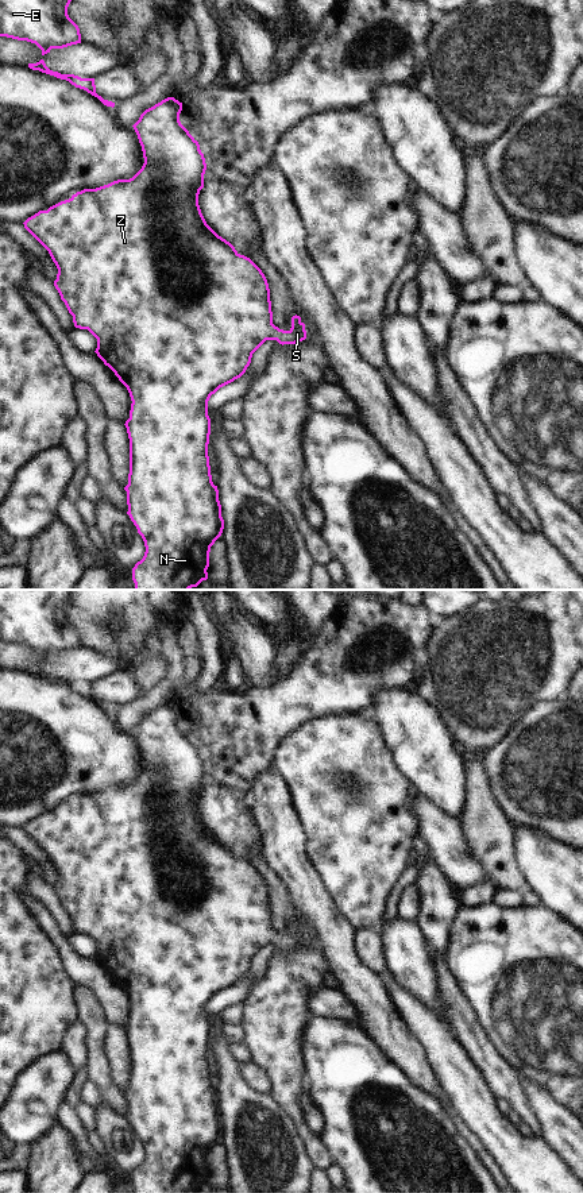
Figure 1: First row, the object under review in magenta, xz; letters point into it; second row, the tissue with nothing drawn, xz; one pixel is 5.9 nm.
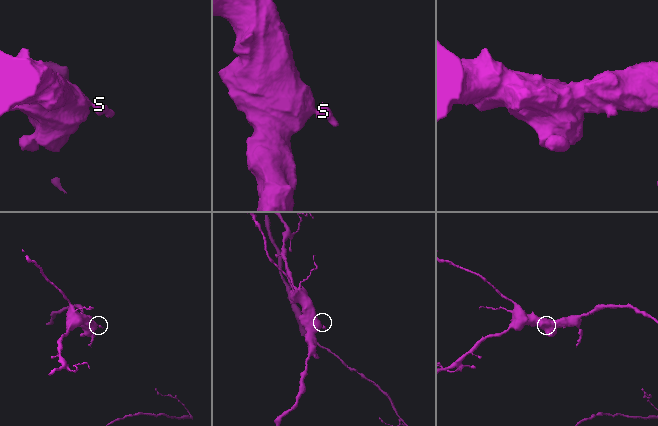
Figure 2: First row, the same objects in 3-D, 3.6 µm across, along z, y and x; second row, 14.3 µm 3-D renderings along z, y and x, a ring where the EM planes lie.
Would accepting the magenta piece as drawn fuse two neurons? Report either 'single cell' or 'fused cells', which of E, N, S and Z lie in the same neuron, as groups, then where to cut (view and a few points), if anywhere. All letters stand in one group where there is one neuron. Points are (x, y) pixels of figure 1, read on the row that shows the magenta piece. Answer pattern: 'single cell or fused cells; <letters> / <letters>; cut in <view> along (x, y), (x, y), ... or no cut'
single cell; E N S Z; no cut

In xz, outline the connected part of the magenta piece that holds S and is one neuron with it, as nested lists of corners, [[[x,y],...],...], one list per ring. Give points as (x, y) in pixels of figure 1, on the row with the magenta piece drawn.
[[[167,97],[146,109],[132,126],[144,158],[142,169],[132,178],[117,179],[96,189],[77,192],[69,200],[58,202],[47,211],[39,211],[23,223],[24,228],[49,251],[58,269],[54,286],[69,313],[73,316],[74,327],[88,329],[97,339],[94,352],[127,387],[132,401],[130,418],[124,424],[130,439],[130,474],[128,484],[124,490],[127,491],[127,514],[136,526],[146,547],[143,559],[132,568],[135,590],[190,590],[208,579],[206,570],[209,567],[211,547],[221,536],[224,529],[219,490],[212,482],[208,456],[211,435],[208,401],[220,387],[233,382],[246,372],[252,354],[266,340],[277,340],[283,345],[296,344],[306,339],[305,324],[297,314],[292,317],[292,328],[289,331],[279,329],[273,324],[270,289],[265,274],[250,258],[240,255],[229,242],[219,236],[206,224],[198,205],[198,194],[204,188],[206,163],[198,142],[179,121],[181,111],[182,103],[174,97]]]

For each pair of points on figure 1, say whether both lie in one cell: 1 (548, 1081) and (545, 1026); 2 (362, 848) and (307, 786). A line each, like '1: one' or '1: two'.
1: one
2: one

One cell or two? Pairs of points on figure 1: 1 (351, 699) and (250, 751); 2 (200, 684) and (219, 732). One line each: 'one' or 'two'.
1: one
2: two

